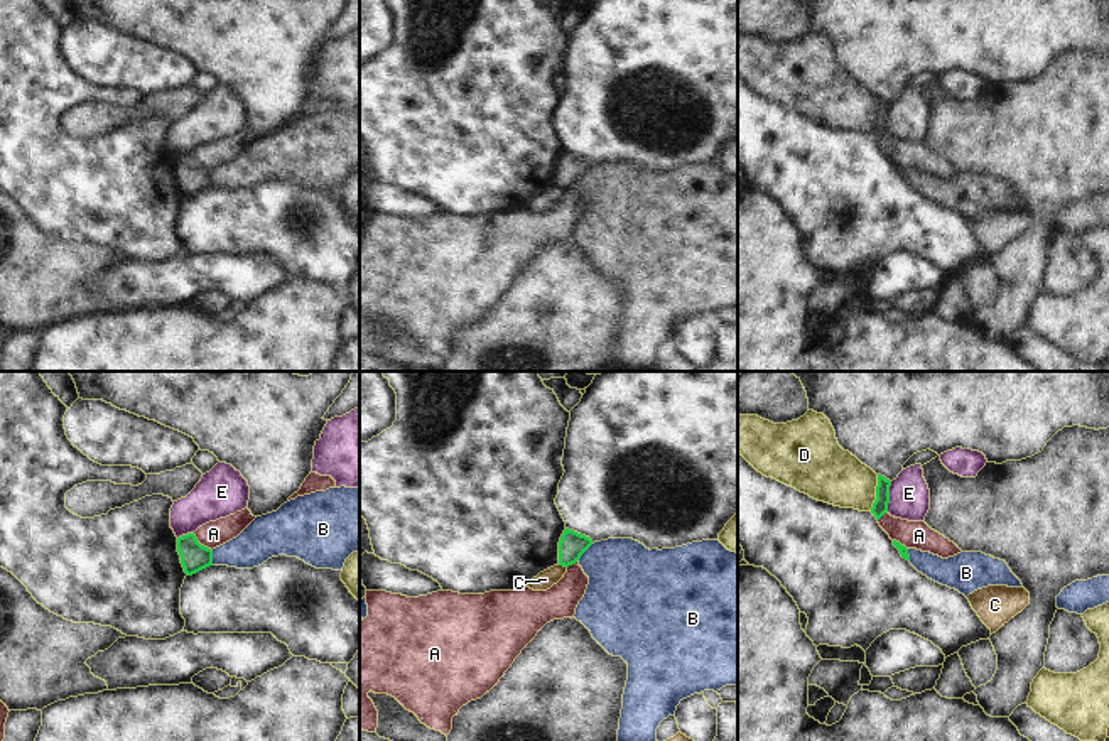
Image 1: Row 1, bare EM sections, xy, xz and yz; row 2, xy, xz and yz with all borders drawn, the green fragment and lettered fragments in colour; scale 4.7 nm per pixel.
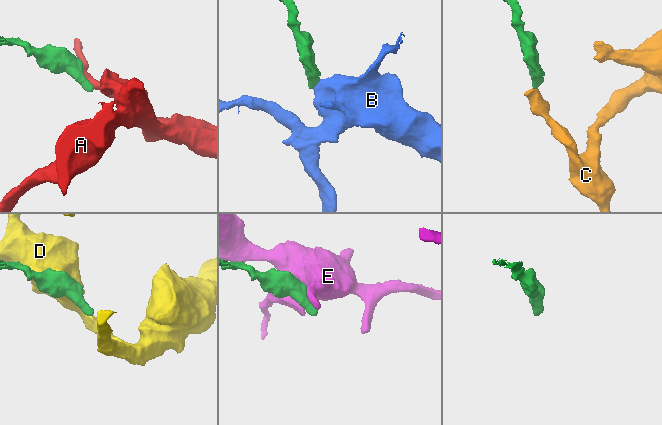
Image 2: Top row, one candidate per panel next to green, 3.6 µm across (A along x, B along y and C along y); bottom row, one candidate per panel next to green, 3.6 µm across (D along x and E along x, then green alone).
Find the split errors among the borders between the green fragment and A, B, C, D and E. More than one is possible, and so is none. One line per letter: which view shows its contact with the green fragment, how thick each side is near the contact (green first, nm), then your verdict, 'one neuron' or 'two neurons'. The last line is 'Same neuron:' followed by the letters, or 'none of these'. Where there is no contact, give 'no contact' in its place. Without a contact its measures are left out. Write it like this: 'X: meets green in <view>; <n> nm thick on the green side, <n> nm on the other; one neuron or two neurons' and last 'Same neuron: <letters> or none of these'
A: meets green in xy; 140 nm thick on the green side, 120 nm on the other; two neurons
B: meets green in xz; 120 nm thick on the green side, 360 nm on the other; two neurons
C: meets green in xz; 120 nm thick on the green side, 90 nm on the other; two neurons
D: meets green in yz; 80 nm thick on the green side, 260 nm on the other; two neurons
E: meets green in yz; 80 nm thick on the green side, 190 nm on the other; two neurons
Same neuron: none of these

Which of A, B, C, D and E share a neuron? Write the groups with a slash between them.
A / B / C / D / E

